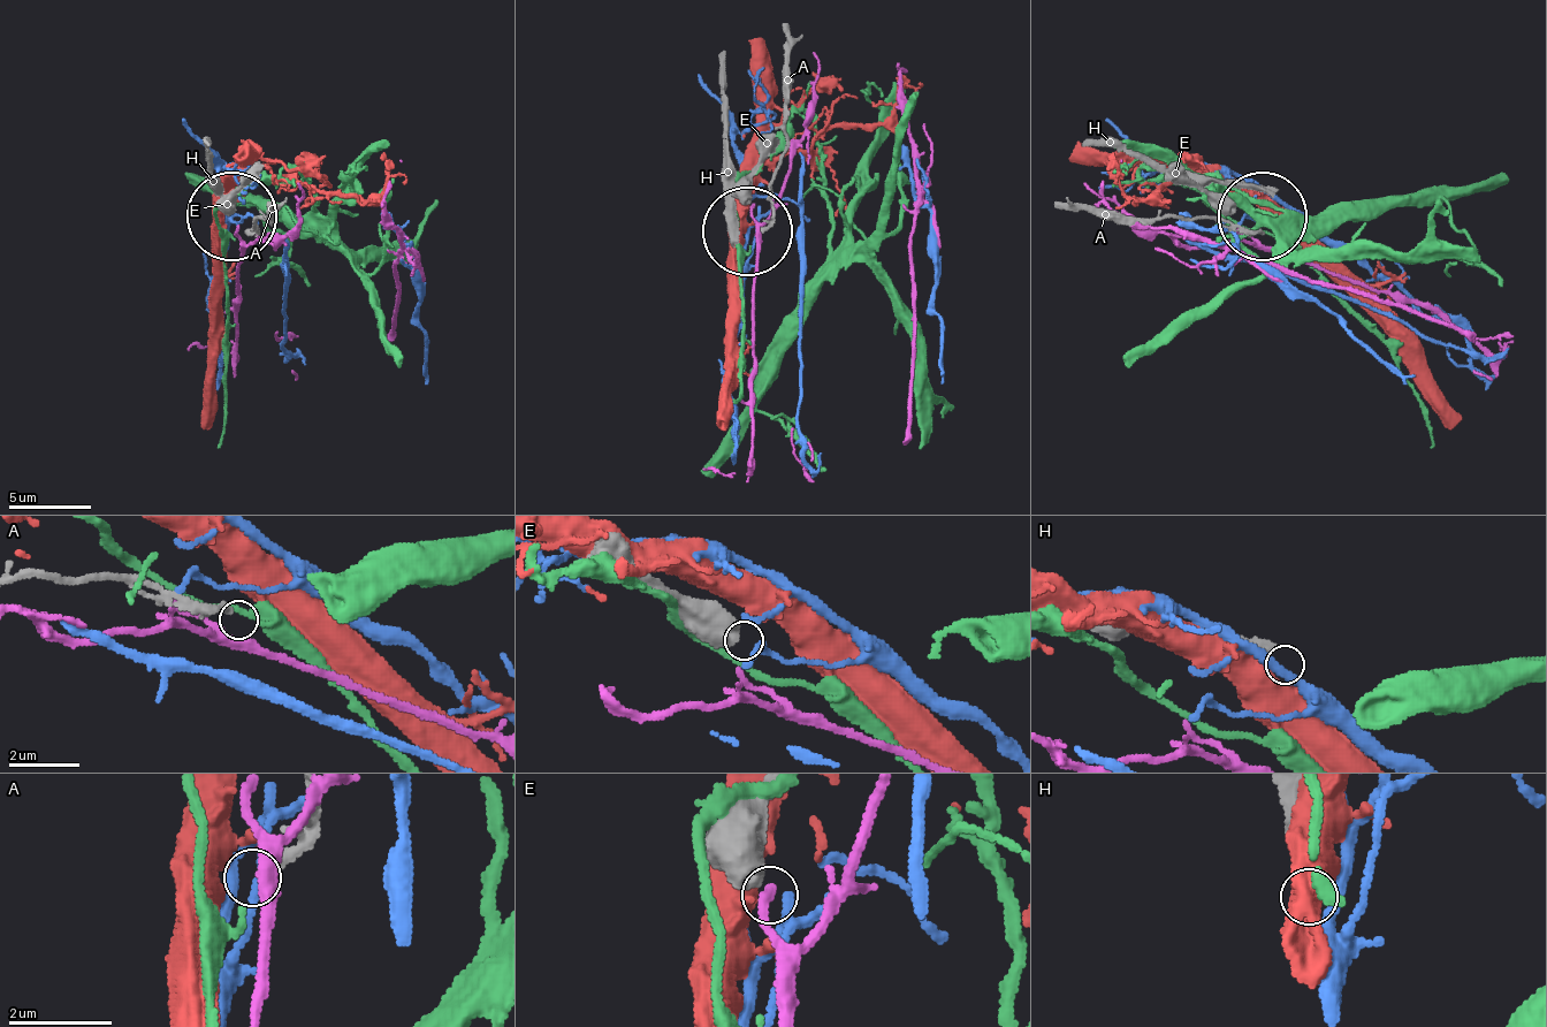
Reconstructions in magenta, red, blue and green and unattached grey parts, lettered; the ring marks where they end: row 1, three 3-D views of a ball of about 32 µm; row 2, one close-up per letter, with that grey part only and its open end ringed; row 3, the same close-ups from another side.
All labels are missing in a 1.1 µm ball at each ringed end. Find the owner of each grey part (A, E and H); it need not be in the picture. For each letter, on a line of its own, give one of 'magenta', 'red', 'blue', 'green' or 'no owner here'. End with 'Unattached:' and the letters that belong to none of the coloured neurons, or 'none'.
A: no owner here
E: no owner here
H: no owner here
Unattached: A, E, H

